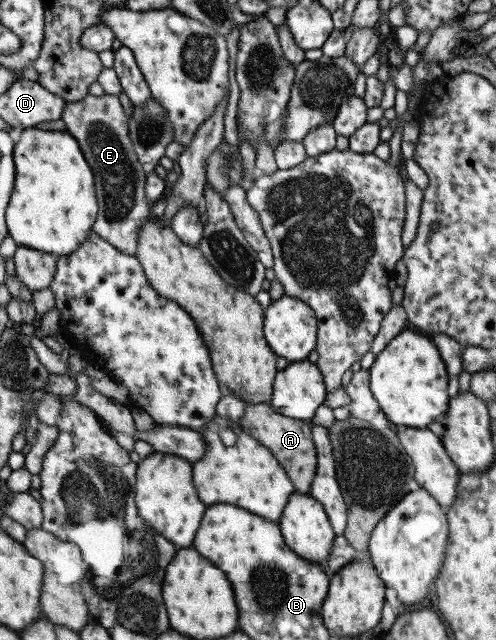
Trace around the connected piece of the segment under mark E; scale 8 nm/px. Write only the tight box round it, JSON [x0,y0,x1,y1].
[60,94,151,256]

